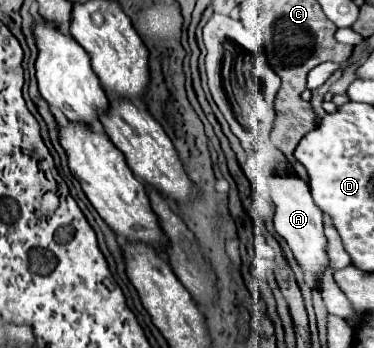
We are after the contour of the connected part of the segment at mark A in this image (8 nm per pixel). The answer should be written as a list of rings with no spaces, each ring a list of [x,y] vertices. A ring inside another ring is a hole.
[[[271,174],[269,176],[271,200],[275,204],[275,230],[287,240],[297,262],[305,274],[315,276],[317,280],[327,272],[327,238],[323,234],[323,212],[315,206],[309,186],[297,174]]]

